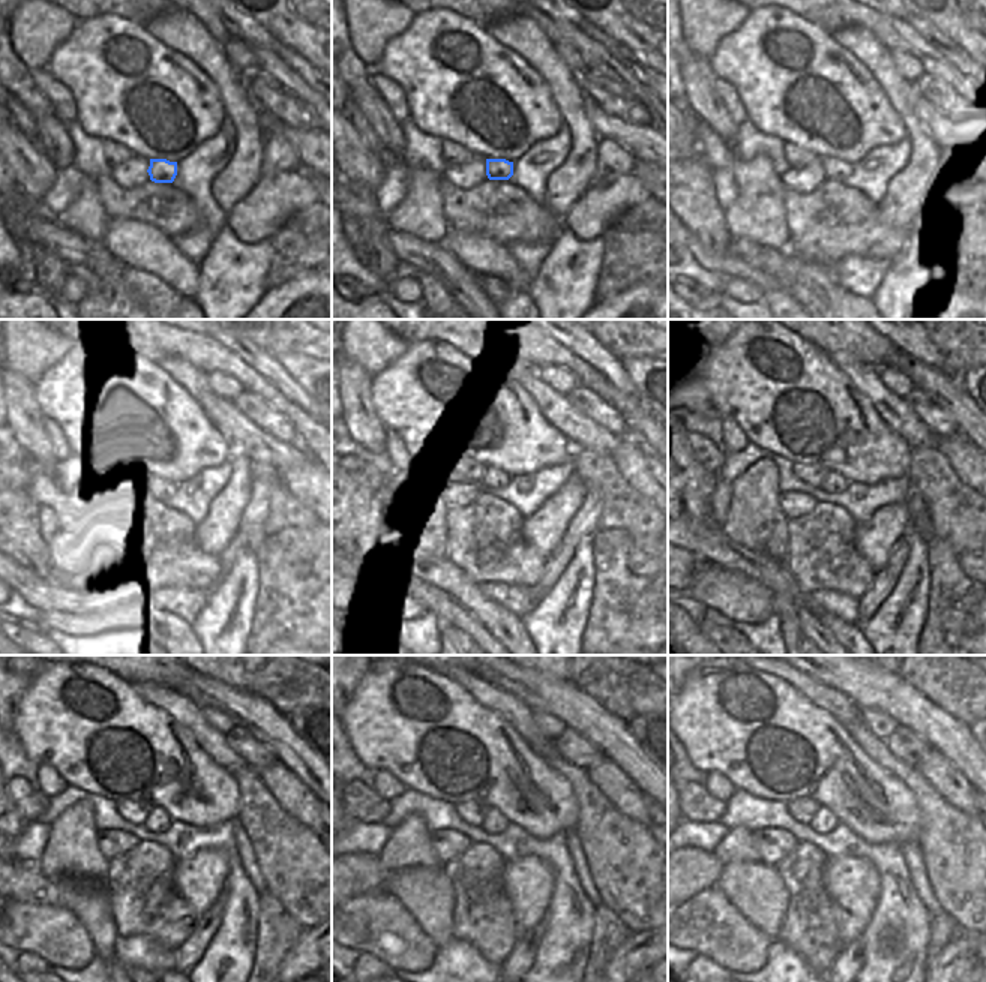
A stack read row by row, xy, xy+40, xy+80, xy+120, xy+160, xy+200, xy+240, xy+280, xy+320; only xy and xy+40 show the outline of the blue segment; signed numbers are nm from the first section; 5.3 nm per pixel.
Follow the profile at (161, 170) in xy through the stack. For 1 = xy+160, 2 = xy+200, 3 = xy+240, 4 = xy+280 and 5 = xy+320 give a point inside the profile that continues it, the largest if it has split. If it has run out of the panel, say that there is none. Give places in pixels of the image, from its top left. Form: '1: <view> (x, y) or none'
1: xy+160 (492, 480)
2: xy+200 (832, 483)
3: xy+240 (158, 820)
4: xy+280 (492, 822)
5: xy+320 (824, 822)

